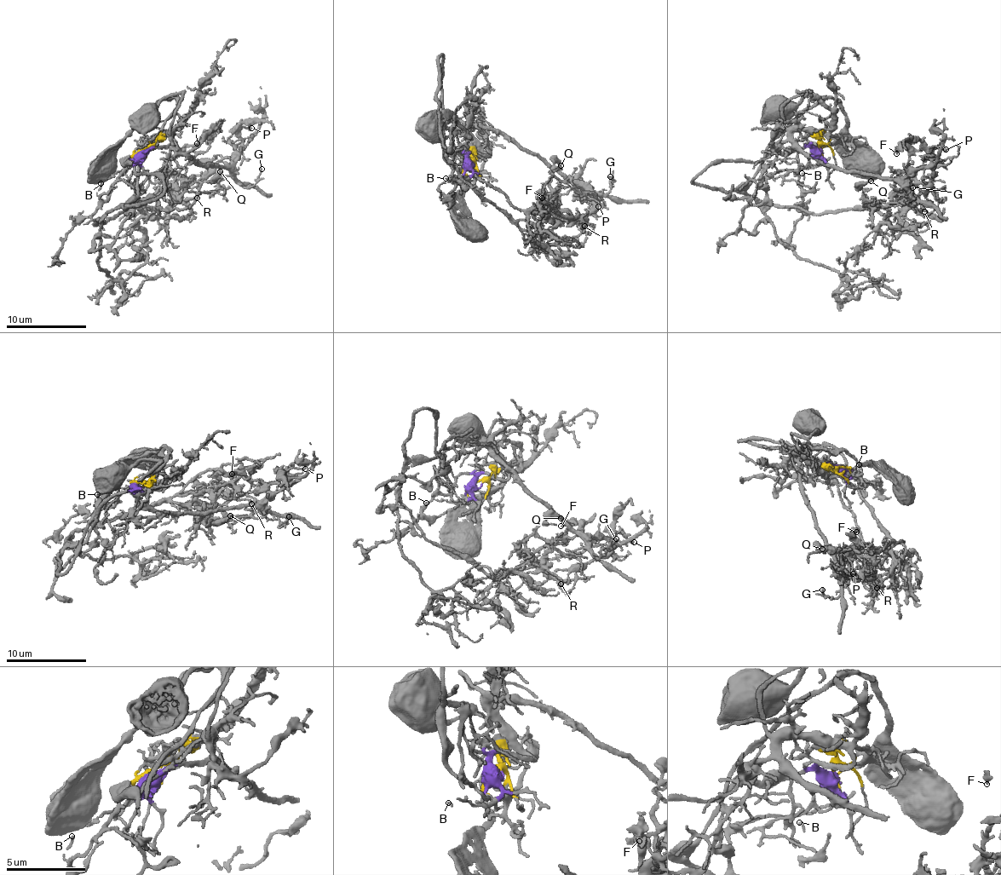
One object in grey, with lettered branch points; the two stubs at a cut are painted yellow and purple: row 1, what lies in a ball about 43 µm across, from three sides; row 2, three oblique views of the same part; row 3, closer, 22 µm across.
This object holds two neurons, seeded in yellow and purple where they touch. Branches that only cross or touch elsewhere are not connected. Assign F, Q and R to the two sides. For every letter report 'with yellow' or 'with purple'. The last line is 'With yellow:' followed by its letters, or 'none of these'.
F: with yellow
Q: with yellow
R: with yellow
With yellow: F, Q, R

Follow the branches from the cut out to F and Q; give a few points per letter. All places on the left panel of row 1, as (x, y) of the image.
F: (149, 150), (131, 158), (101, 196), (94, 221), (108, 221), (141, 204), (209, 146), (211, 136), (197, 144)
Q: (149, 150), (131, 158), (101, 196), (94, 221), (108, 221), (171, 188), (178, 201), (188, 201), (220, 170)

